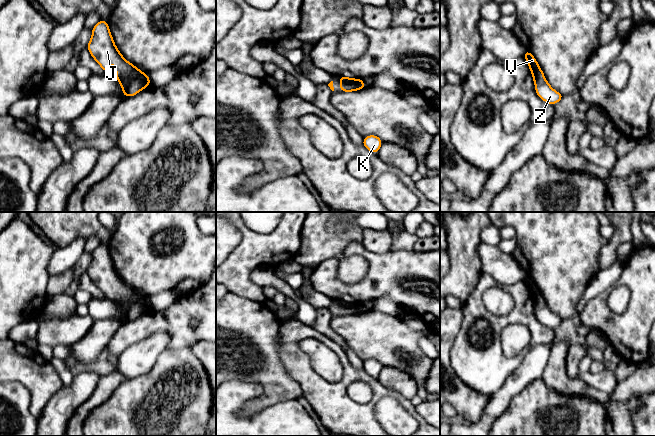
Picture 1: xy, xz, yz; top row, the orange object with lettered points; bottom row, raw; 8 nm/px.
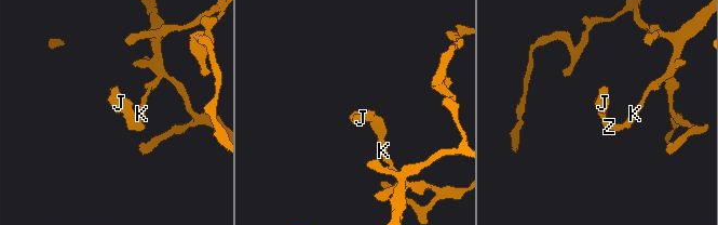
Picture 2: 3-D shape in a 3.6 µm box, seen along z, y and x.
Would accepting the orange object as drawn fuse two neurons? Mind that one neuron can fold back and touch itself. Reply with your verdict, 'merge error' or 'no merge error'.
merge error

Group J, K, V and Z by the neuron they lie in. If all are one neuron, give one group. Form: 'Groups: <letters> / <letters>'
Groups: J V / K Z

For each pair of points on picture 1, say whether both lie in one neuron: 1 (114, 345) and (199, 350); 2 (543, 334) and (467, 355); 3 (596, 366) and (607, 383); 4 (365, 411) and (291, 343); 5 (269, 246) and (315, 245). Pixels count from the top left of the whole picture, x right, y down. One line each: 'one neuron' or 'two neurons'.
1: two neurons
2: one neuron
3: two neurons
4: one neuron
5: two neurons

